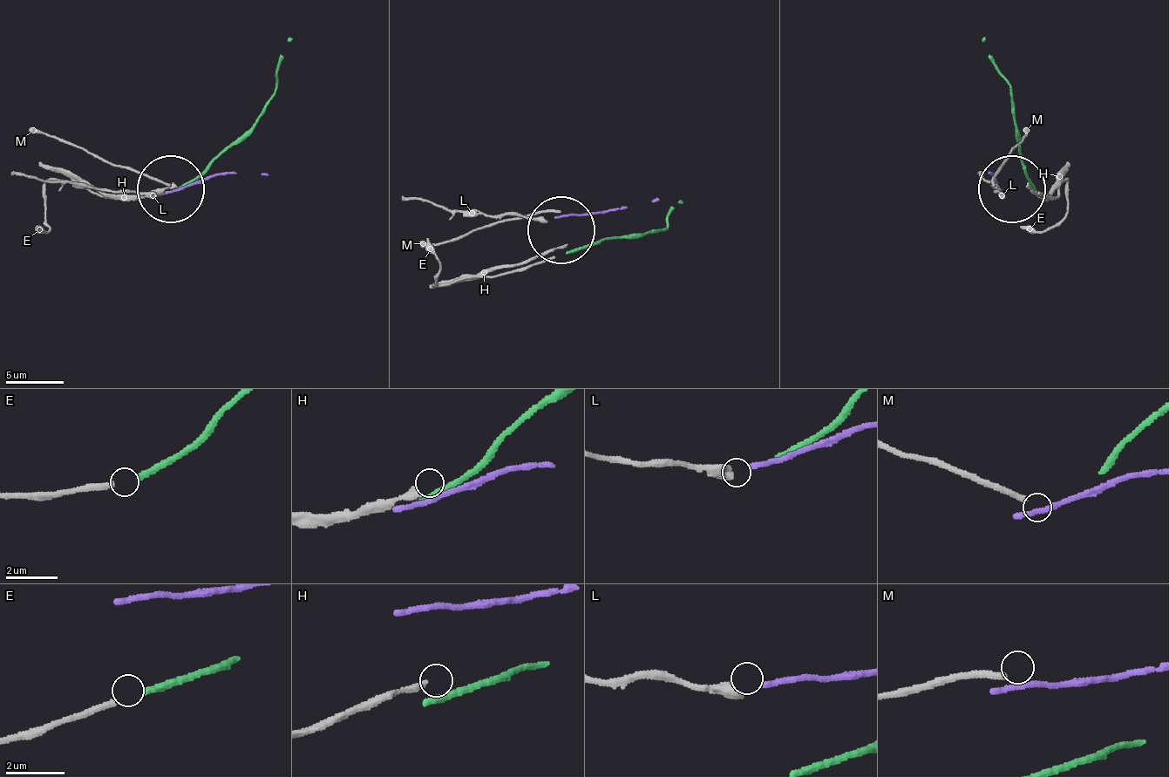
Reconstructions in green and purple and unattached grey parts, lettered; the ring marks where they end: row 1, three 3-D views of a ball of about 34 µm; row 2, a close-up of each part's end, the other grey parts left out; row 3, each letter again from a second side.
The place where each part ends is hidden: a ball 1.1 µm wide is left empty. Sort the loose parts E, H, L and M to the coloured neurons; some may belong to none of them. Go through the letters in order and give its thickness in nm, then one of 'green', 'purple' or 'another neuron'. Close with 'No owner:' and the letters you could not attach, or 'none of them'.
E: 220 nm | green
H: 240 nm | another neuron
L: 400 nm | purple
M: 240 nm | another neuron
No owner: H, M

